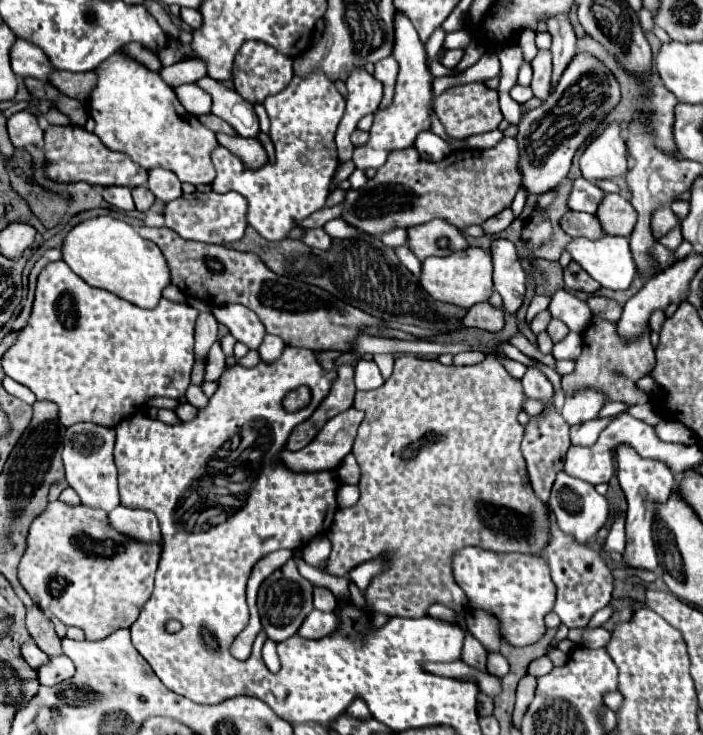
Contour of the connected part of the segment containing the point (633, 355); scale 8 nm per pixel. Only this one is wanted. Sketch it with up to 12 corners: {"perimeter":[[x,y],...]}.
{"perimeter":[[594,318],[568,390],[596,386],[606,404],[649,401],[637,380],[656,366],[648,334],[634,342]]}

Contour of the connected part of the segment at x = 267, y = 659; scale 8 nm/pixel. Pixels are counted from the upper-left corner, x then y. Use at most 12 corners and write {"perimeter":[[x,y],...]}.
{"perimeter":[[264,642],[262,658],[270,672],[280,670],[276,642]]}

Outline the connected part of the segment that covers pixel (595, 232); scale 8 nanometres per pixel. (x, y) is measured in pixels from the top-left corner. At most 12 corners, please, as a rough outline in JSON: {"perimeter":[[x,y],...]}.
{"perimeter":[[568,210],[560,226],[572,238],[606,236],[600,220]]}

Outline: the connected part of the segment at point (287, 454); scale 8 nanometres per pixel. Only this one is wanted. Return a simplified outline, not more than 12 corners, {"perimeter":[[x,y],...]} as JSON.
{"perimeter":[[364,412],[334,416],[302,450],[280,454],[290,470],[334,470],[352,450]]}

